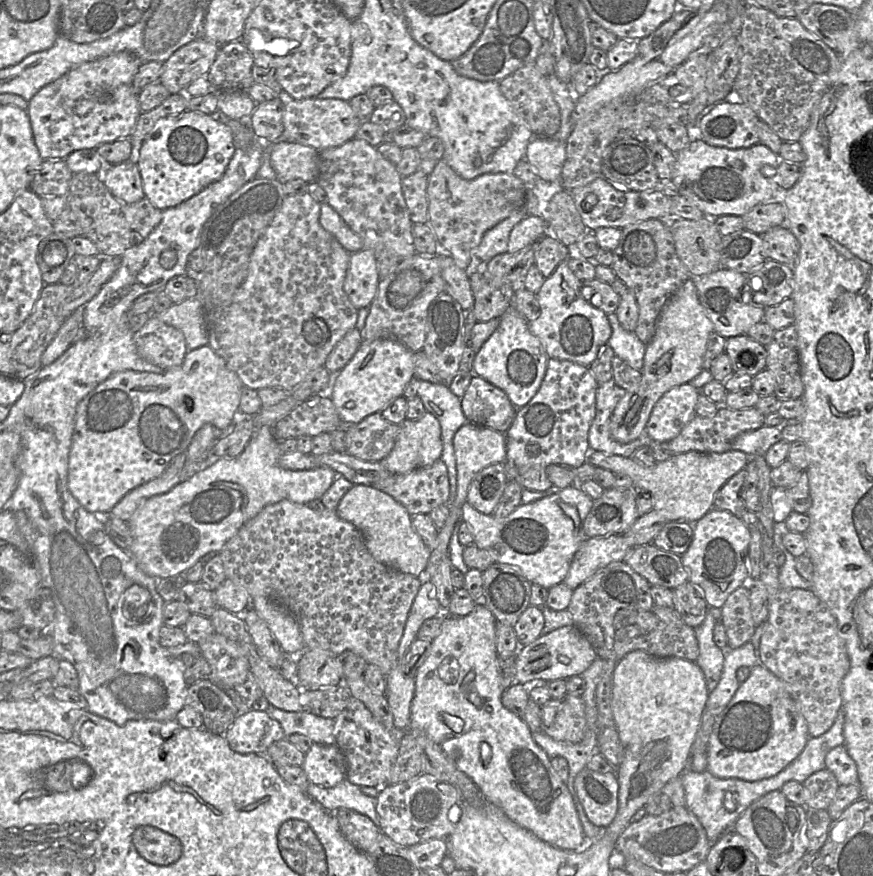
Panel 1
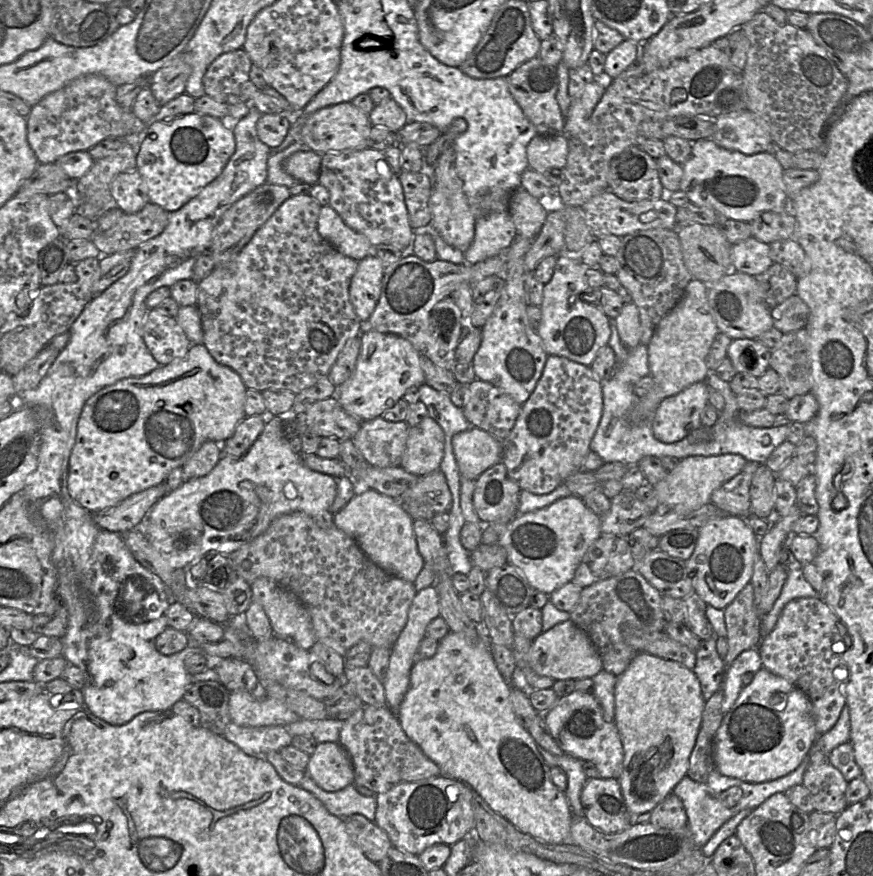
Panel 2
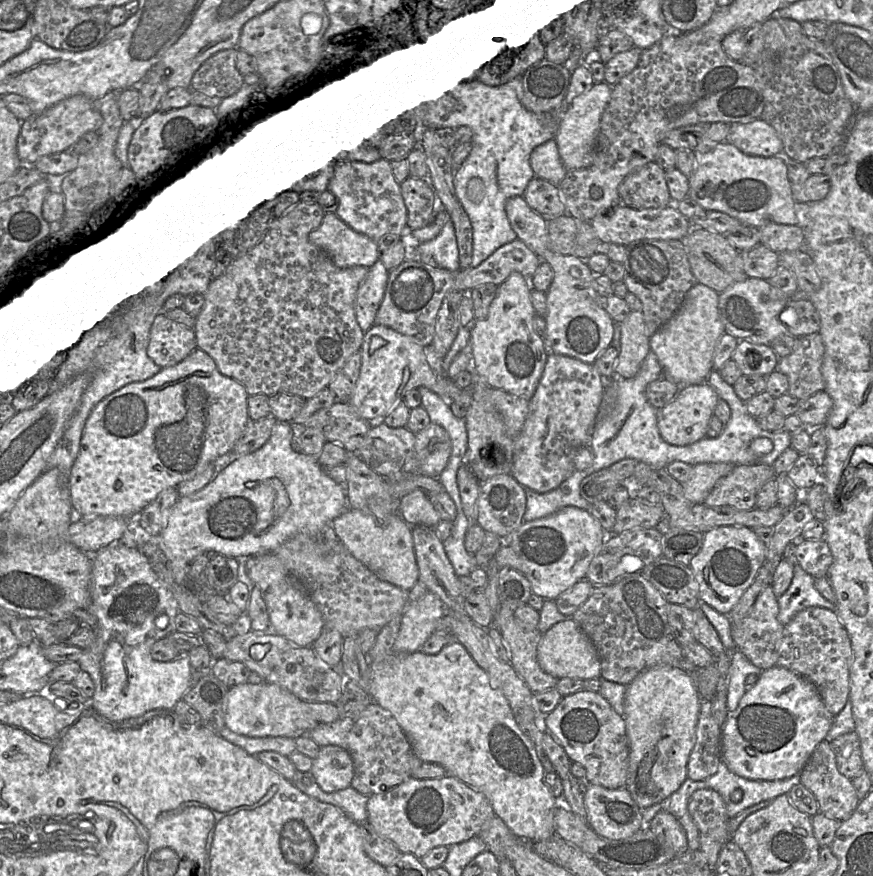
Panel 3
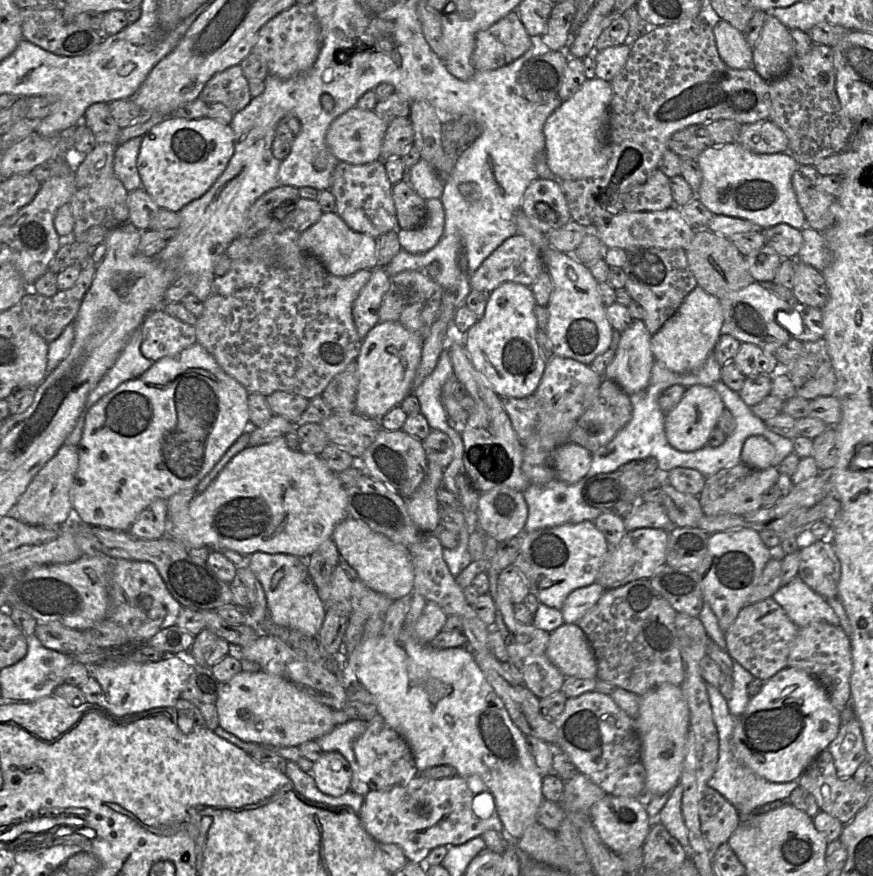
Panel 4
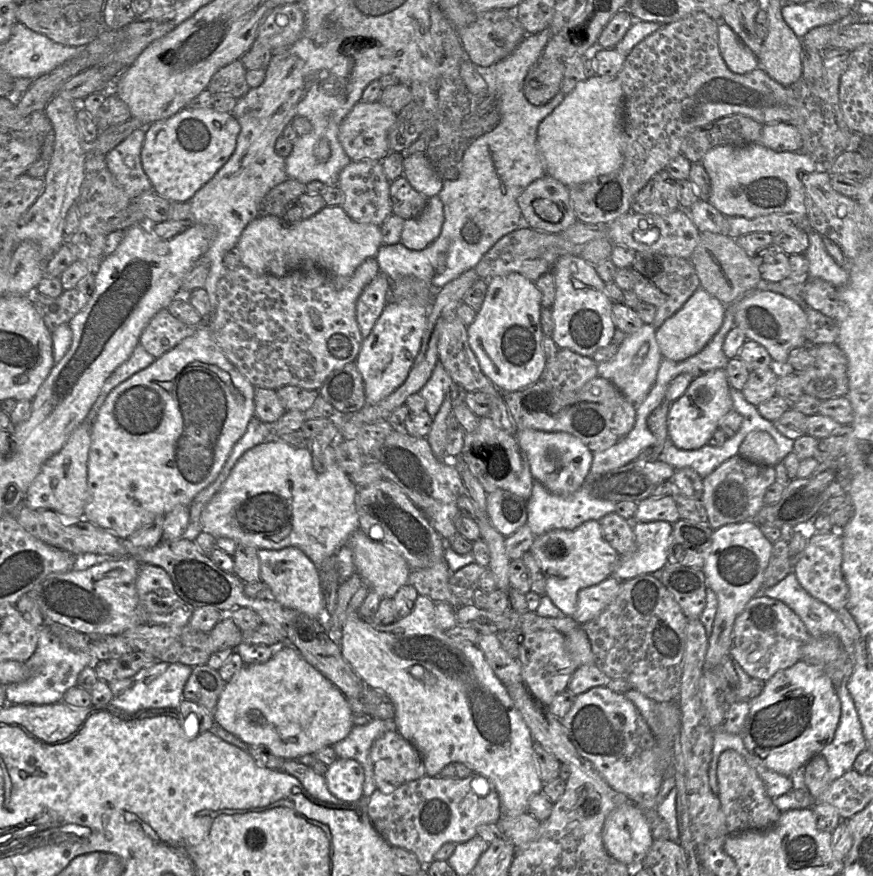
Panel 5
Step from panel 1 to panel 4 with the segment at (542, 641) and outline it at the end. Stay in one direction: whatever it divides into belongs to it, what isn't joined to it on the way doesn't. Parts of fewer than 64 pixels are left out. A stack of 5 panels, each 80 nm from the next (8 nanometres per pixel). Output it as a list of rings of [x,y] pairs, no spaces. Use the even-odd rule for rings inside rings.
[[[564,622],[550,632],[546,654],[565,677],[597,678],[593,649],[577,623]]]

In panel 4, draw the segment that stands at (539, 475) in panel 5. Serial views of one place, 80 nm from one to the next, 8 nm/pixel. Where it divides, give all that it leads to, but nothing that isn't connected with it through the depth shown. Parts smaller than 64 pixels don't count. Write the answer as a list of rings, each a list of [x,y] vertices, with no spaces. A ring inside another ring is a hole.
[[[568,441],[560,445],[552,457],[556,479],[566,483],[577,482],[586,475],[591,460],[591,452],[579,444]]]

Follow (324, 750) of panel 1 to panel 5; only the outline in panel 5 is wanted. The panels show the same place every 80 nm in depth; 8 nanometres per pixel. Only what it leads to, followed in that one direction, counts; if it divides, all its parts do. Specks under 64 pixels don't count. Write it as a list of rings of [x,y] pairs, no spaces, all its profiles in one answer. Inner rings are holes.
[[[338,759],[324,775],[329,791],[344,803],[355,803],[363,797],[363,766],[353,759]]]

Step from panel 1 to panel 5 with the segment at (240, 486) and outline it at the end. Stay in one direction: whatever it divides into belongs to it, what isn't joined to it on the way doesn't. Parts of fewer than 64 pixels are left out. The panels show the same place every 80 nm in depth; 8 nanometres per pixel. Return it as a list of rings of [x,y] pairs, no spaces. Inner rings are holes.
[[[271,437],[246,451],[237,461],[221,489],[208,502],[201,514],[202,532],[211,534],[214,538],[226,537],[237,544],[255,547],[256,549],[280,550],[286,547],[296,547],[304,552],[317,568],[330,556],[335,555],[341,547],[347,544],[350,536],[359,529],[359,518],[355,505],[358,487],[350,480],[349,475],[338,465],[333,445],[310,444],[307,448],[294,448],[284,441]]]

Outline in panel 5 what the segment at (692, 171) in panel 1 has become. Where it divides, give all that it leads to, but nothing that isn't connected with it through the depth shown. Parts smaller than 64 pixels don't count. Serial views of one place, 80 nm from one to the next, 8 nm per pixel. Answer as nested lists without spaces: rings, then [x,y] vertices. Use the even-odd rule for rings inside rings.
[[[760,143],[745,146],[719,146],[709,150],[701,161],[711,181],[708,202],[725,217],[753,219],[770,214],[807,214],[805,188],[799,173],[821,167],[801,151],[776,152]]]

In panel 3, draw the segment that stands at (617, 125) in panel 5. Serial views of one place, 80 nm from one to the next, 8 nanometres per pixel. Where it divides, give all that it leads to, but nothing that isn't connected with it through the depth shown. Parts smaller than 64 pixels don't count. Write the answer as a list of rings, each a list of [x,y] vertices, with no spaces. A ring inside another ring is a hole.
[[[595,80],[589,90],[576,96],[565,106],[555,141],[560,158],[567,170],[588,167],[592,163],[592,152],[598,136],[600,119],[609,102],[611,86],[605,80]]]

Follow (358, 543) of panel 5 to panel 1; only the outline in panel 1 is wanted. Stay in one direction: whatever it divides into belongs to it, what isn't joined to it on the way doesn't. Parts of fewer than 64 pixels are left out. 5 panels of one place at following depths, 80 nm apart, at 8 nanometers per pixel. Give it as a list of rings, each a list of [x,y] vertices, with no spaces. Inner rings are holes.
[[[353,485],[341,499],[336,513],[360,531],[367,549],[378,562],[415,577],[426,568],[432,551],[415,531],[406,508],[389,494],[371,486]]]

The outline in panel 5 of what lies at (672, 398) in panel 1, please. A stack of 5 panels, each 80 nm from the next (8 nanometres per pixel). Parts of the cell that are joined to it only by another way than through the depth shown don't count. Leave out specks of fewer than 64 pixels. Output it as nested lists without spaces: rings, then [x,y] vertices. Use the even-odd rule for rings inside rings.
[[[725,369],[711,370],[694,378],[681,397],[670,404],[667,426],[669,440],[679,449],[697,450],[708,444],[721,419],[733,410]]]

